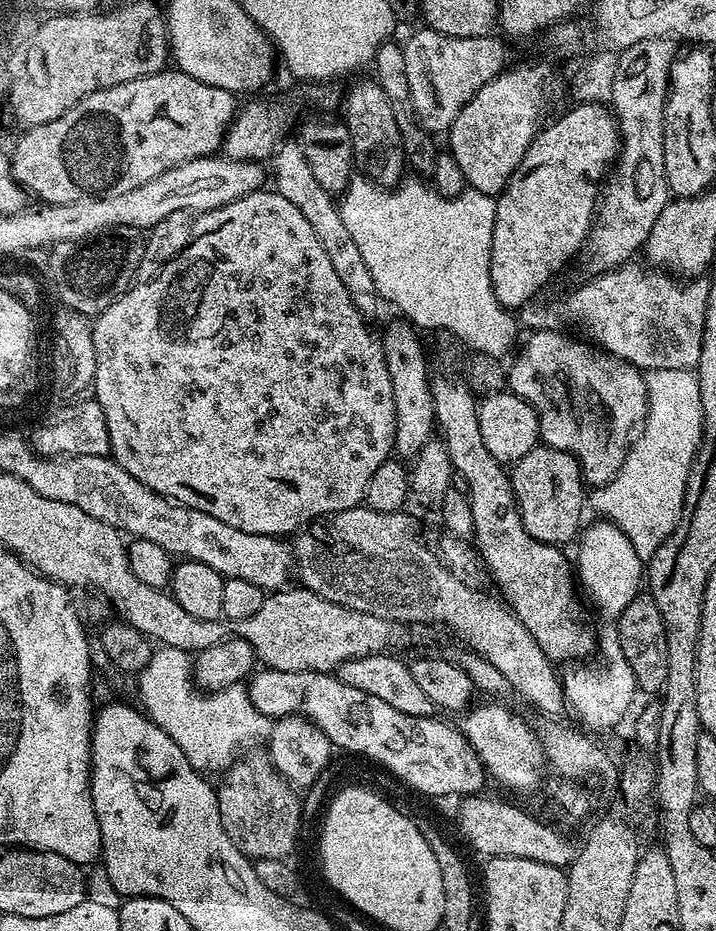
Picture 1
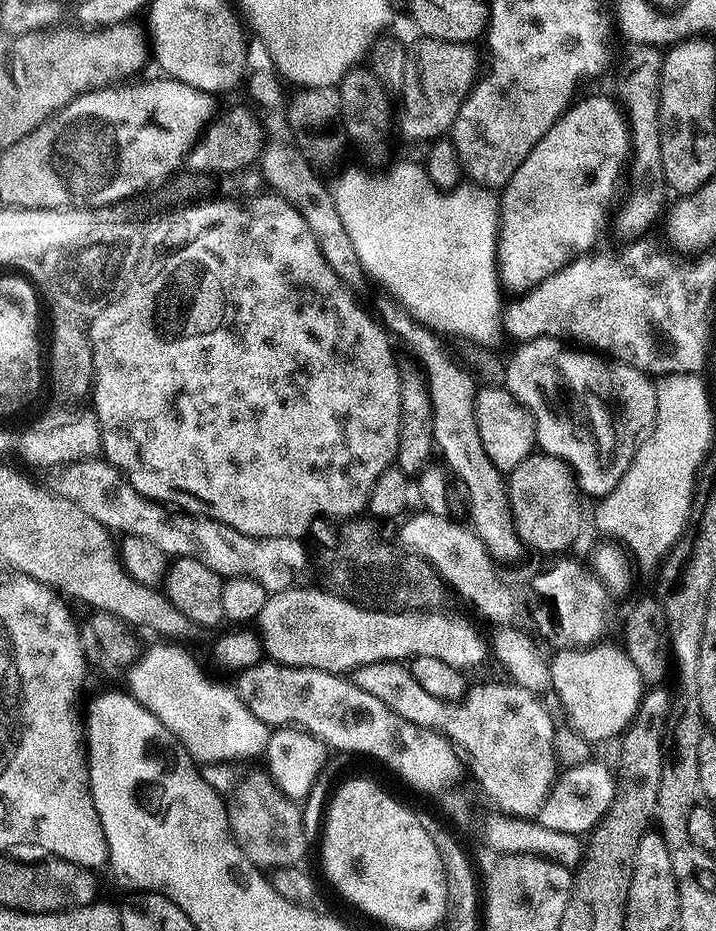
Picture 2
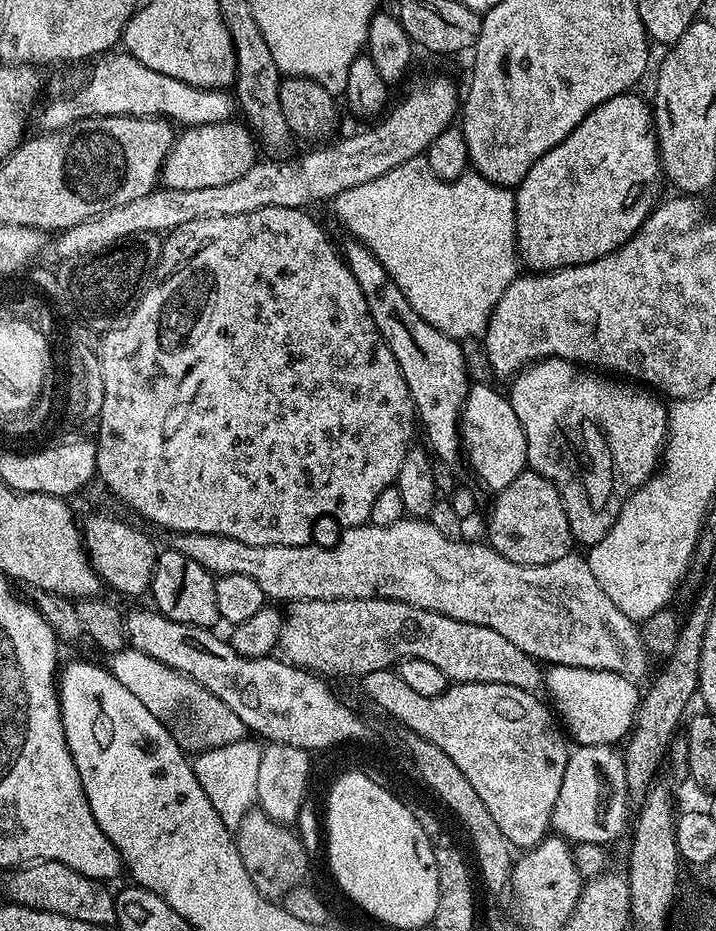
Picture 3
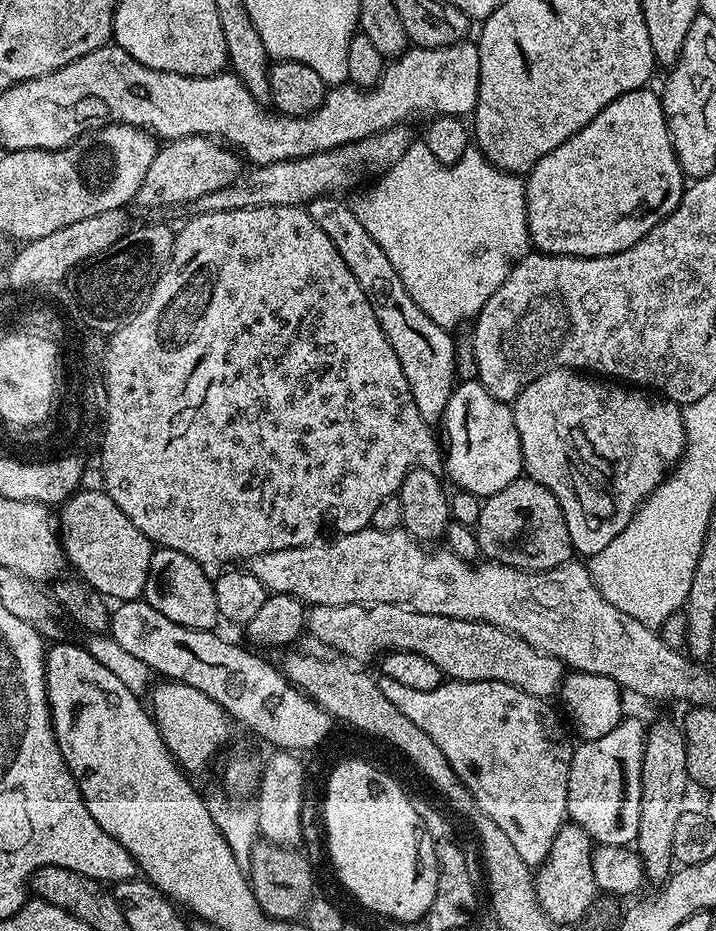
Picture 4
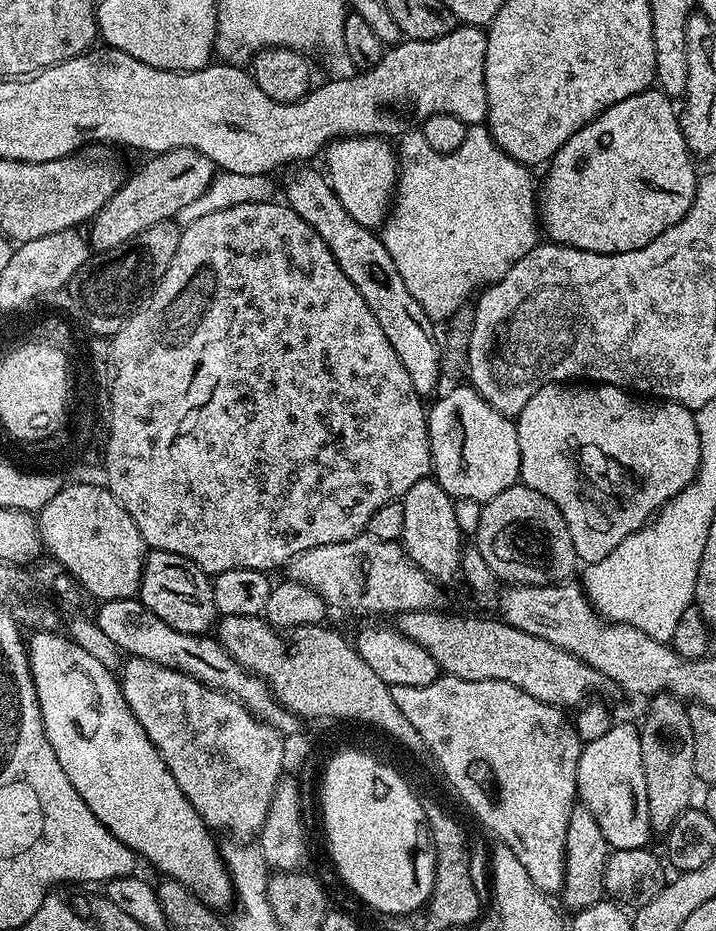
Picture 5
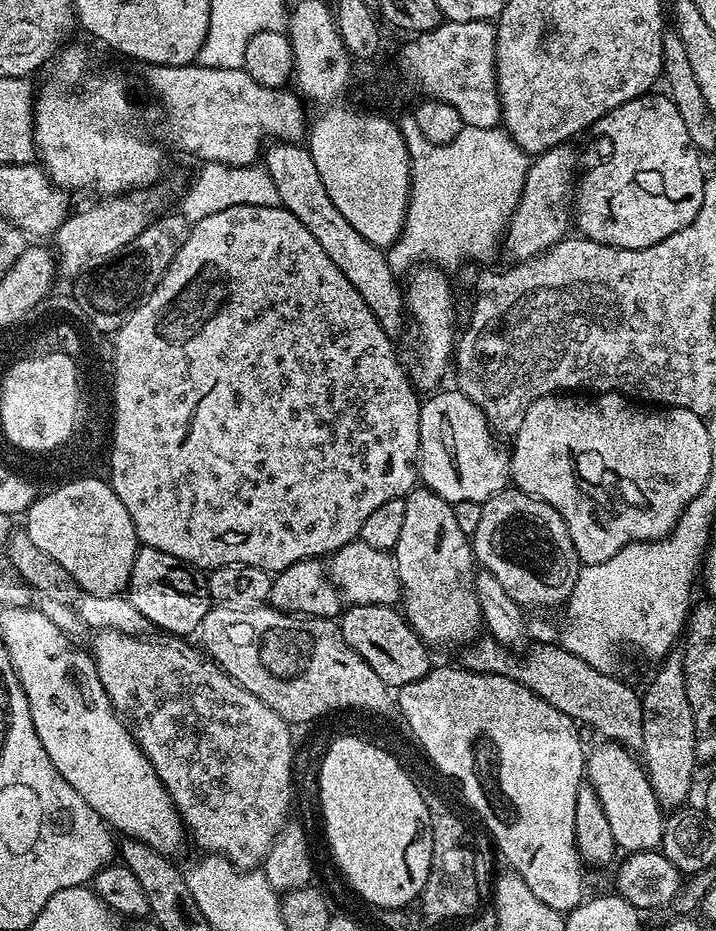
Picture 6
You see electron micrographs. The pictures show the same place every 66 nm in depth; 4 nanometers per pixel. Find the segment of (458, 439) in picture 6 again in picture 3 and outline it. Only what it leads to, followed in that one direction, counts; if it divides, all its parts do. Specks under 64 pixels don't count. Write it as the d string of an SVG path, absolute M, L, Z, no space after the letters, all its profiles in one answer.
M473 383L469 387L460 411L460 443L466 464L468 460L477 478L489 488L489 493L495 494L510 486L510 482L528 468L522 422L518 422L518 414L514 414L514 406L507 395L488 384Z

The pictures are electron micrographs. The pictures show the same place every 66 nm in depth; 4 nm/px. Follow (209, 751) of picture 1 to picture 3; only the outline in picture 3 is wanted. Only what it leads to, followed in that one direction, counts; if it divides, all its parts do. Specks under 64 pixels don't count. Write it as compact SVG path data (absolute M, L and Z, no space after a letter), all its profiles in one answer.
M128 646L109 655L108 669L112 676L126 687L130 694L134 695L155 716L165 717L165 712L176 712L184 708L188 722L186 734L189 742L198 750L220 747L245 737L244 723L228 706L220 699L210 694L200 683L165 663L149 655L136 651Z

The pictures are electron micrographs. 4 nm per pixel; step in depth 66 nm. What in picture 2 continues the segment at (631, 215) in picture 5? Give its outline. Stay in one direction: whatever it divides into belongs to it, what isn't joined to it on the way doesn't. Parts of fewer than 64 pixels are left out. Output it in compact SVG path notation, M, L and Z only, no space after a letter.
M588 96L585 100L583 98L577 99L561 116L560 121L552 126L547 134L536 143L534 150L530 150L530 154L526 154L526 162L522 162L522 166L518 166L518 170L514 170L514 178L510 178L510 182L504 185L498 196L500 201L500 233L496 243L496 260L500 283L507 291L508 288L512 294L528 291L534 286L538 286L546 278L550 278L558 270L565 268L573 260L578 260L581 256L591 253L595 249L592 247L595 246L596 239L603 234L607 224L609 227L608 207L611 206L612 199L616 196L616 183L620 180L620 171L623 168L625 171L626 165L629 163L631 150L632 135L629 132L628 117L625 115L624 108L615 99L612 101L608 96Z

